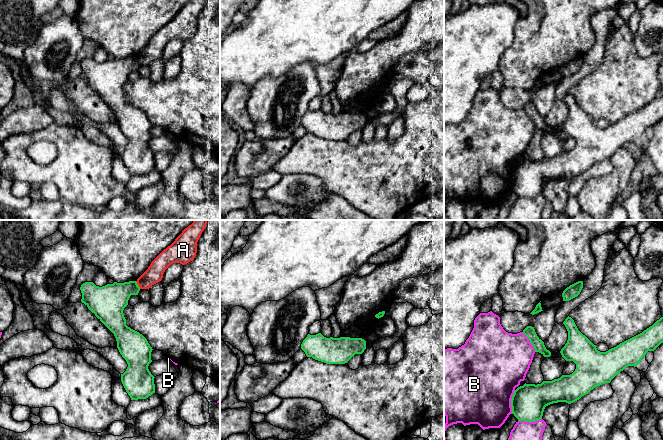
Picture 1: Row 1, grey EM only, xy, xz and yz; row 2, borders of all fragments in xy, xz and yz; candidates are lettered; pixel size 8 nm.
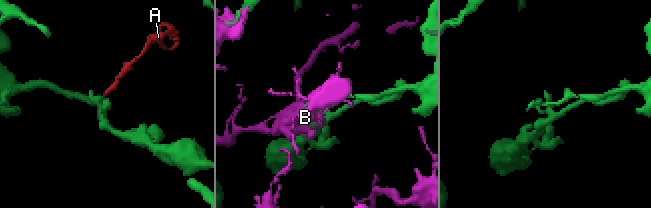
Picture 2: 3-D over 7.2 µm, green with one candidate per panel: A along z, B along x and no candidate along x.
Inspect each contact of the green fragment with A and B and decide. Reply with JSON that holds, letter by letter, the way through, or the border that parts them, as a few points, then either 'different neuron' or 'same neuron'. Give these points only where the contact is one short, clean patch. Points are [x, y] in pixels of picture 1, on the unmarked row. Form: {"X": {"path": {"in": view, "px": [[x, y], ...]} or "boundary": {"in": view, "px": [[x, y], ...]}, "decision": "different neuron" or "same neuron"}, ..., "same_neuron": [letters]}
{"A": {"boundary": {"in": "xy", "px": [[135, 57], [140, 64]]}, "decision": "different neuron"}, "B": {"decision": "different neuron"}, "same_neuron": []}

